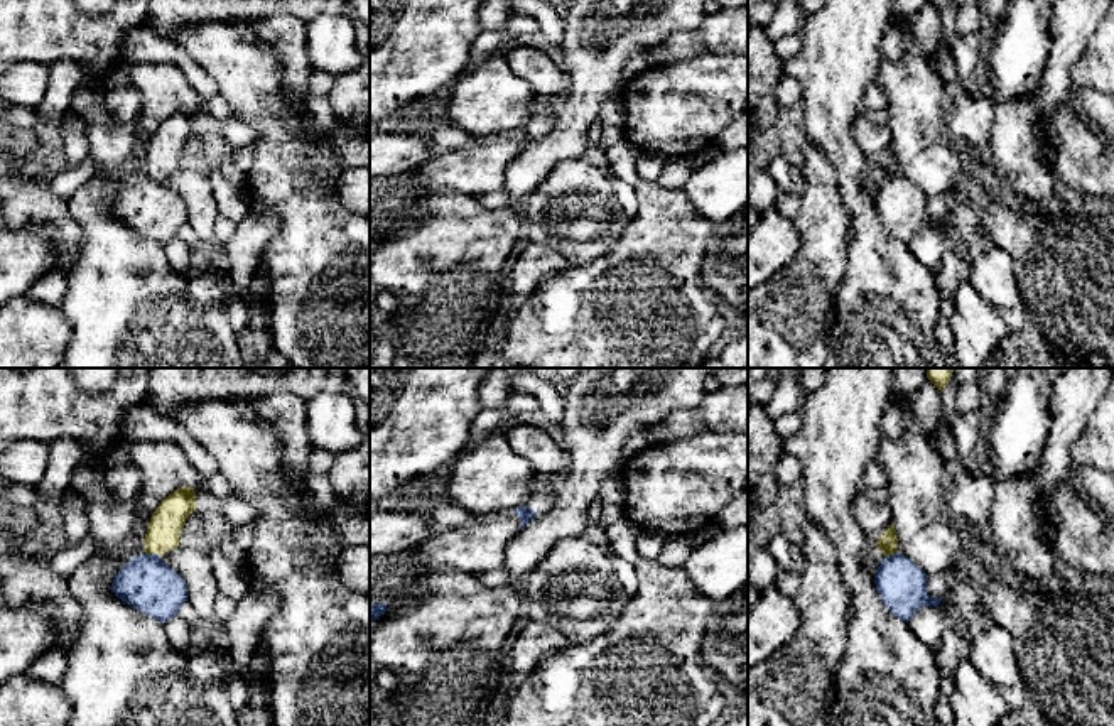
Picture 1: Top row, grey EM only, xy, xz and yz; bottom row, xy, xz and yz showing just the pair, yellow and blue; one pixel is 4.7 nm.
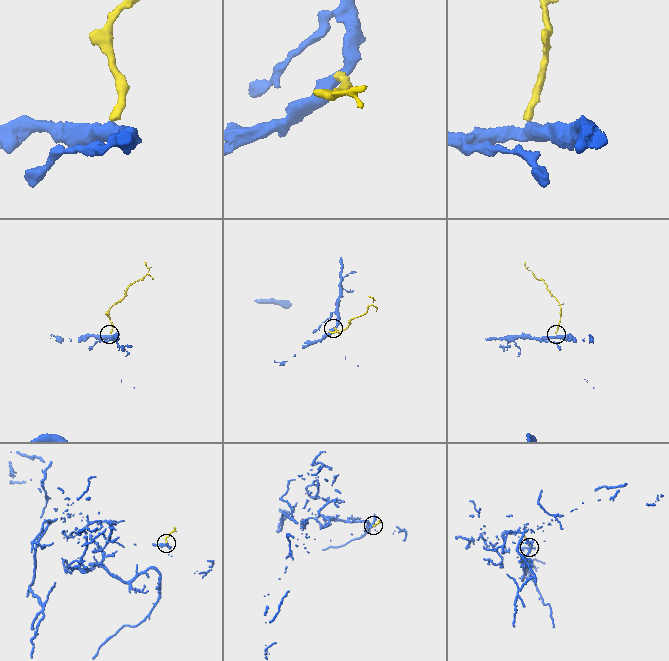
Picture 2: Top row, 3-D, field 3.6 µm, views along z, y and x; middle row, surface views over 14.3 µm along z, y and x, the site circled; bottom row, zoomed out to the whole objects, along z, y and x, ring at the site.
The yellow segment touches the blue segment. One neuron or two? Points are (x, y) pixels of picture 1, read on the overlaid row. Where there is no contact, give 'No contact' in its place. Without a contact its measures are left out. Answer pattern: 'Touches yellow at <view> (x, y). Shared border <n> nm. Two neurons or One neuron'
Touches yellow at xy (152, 552). Shared border 70 nm. Two neurons

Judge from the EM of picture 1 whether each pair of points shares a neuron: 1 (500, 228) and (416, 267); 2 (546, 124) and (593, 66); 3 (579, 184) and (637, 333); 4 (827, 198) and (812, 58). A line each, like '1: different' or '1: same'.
1: same
2: different
3: different
4: different

